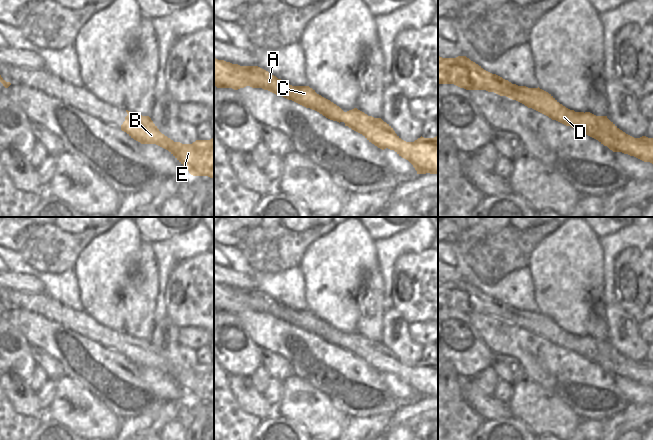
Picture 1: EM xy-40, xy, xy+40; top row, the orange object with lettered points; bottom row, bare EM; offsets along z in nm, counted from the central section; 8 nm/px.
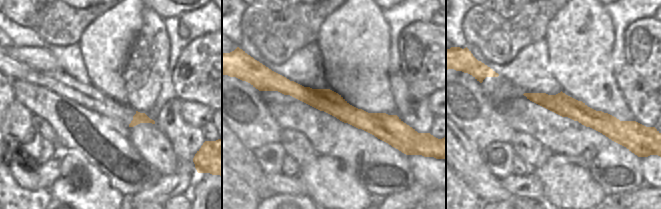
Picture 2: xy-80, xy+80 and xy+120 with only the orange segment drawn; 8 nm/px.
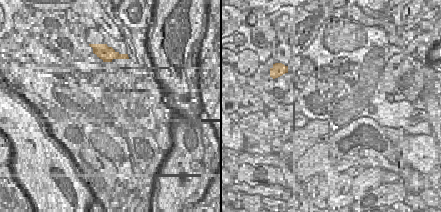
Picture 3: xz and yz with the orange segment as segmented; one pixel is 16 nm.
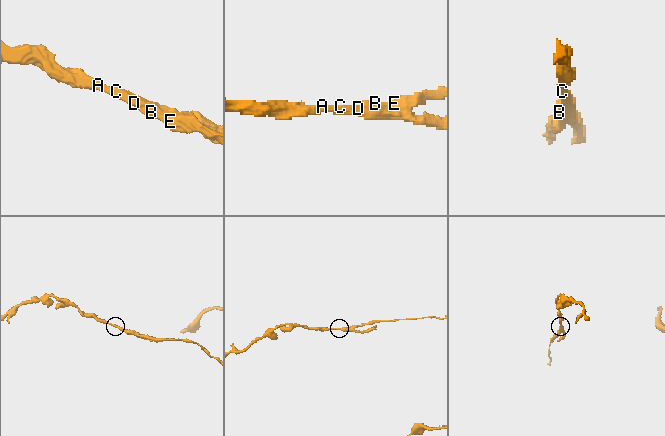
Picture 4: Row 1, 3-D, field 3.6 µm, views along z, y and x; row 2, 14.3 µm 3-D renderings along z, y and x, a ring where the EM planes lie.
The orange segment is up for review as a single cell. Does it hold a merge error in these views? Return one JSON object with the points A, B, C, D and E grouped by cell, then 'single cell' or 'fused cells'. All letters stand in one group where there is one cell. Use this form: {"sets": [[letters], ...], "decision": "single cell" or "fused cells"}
{"sets": [["A", "C", "D"], ["B", "E"]], "decision": "fused cells"}

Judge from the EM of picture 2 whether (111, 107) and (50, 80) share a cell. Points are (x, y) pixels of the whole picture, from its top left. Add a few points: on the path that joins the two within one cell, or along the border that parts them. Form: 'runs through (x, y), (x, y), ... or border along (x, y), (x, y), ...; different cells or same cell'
runs through (96, 101), (65, 86); same cell

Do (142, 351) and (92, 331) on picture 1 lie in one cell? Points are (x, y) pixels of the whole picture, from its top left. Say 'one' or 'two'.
one

